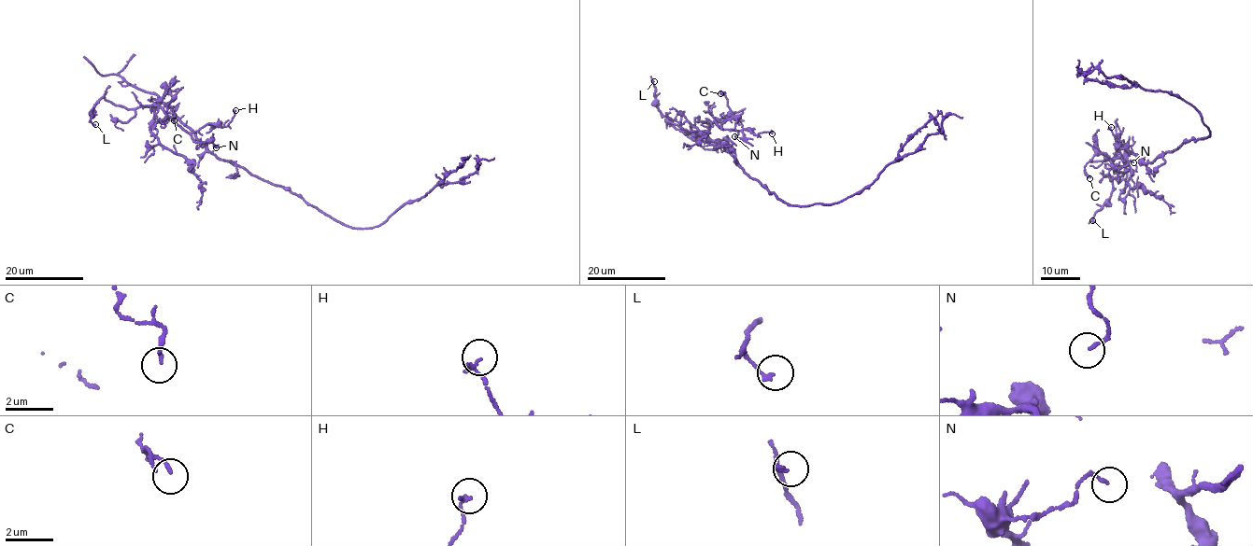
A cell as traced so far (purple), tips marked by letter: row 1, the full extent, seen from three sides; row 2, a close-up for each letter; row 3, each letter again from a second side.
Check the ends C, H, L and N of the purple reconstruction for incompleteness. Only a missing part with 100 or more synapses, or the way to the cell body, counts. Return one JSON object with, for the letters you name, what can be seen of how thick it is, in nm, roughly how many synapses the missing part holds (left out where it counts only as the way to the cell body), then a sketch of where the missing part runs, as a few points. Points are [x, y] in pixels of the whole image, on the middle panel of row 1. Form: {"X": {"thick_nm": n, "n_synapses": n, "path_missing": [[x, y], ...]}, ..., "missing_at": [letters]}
{"missing_at": []}

